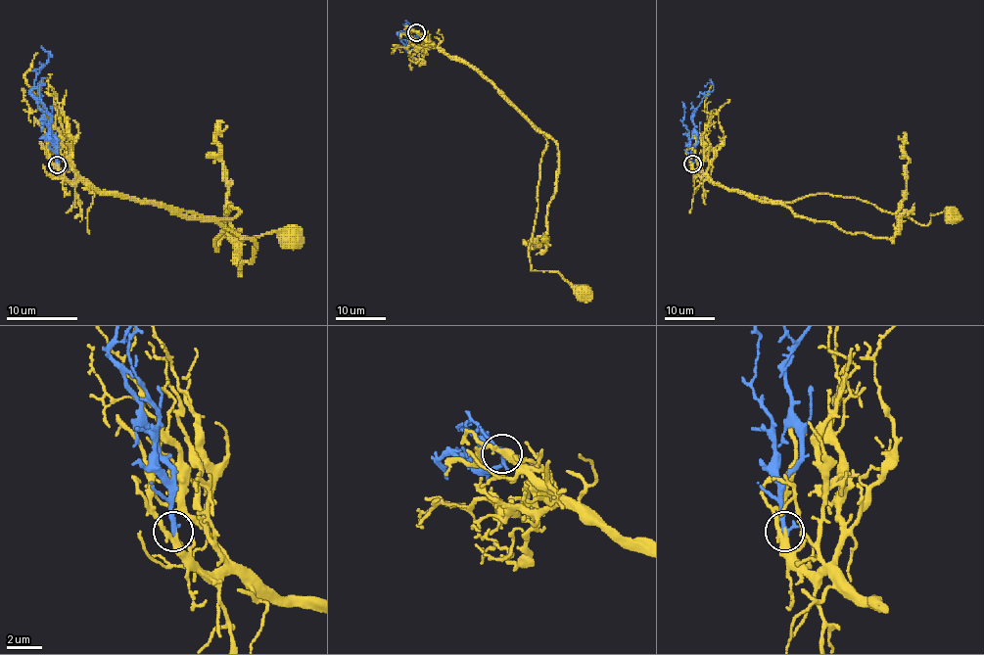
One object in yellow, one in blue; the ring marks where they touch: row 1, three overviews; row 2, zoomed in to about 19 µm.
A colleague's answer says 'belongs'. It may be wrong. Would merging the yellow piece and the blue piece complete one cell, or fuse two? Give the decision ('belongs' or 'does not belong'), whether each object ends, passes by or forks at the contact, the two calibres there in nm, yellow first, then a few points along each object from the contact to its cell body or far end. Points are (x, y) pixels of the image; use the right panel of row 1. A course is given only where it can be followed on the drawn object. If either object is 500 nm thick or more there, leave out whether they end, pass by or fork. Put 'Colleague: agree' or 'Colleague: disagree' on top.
Colleague: agree
belongs | yellow passes by | blue ends | 280/320 nm | yellow via (691, 163), (699, 175), (722, 186), (781, 202), (810, 219), (890, 238), (908, 160), (898, 136) | blue via (691, 163), (691, 149), (697, 138), (693, 116), (702, 99), (713, 89), (711, 82), (704, 86)

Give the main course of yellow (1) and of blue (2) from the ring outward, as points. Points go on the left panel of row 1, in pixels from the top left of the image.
1: (57, 164), (70, 180), (253, 239), (240, 269), (214, 143), (227, 125)
2: (57, 164), (57, 138), (37, 99), (30, 92), (36, 74), (48, 60), (48, 51), (50, 57)

